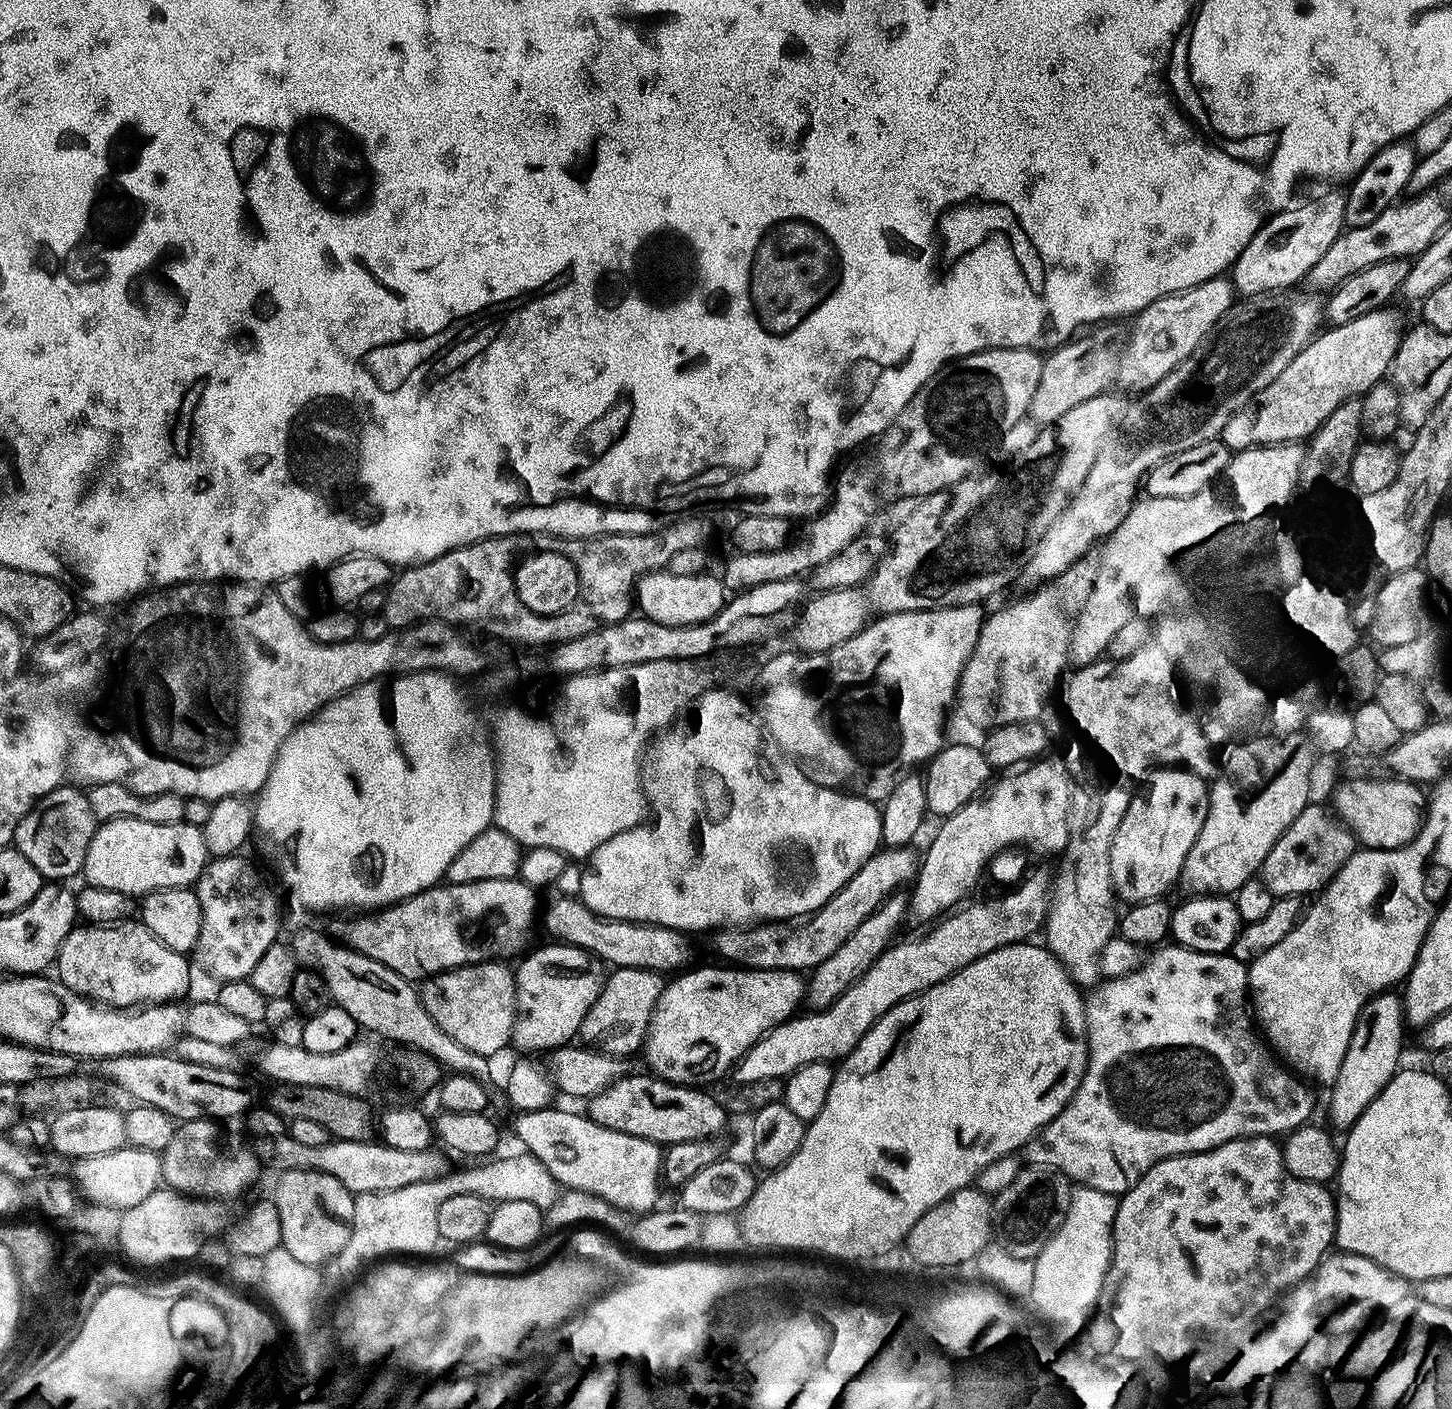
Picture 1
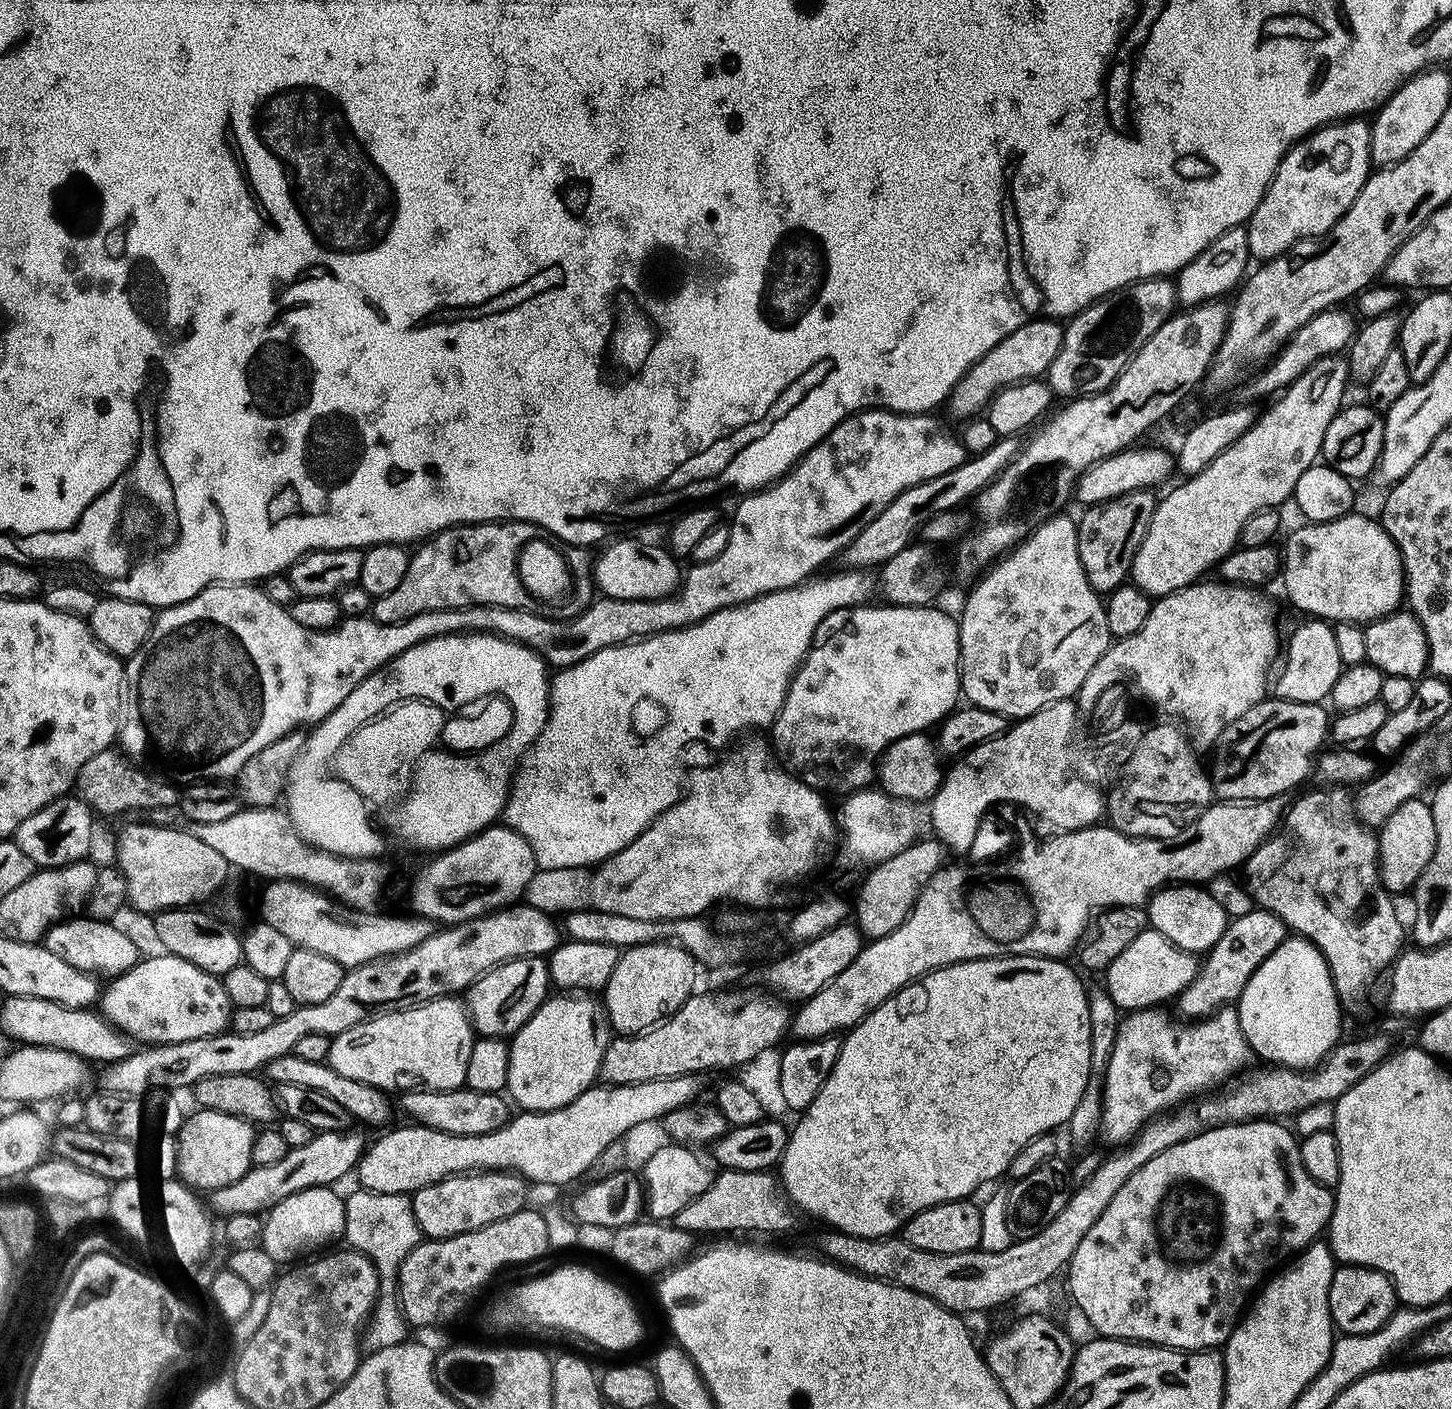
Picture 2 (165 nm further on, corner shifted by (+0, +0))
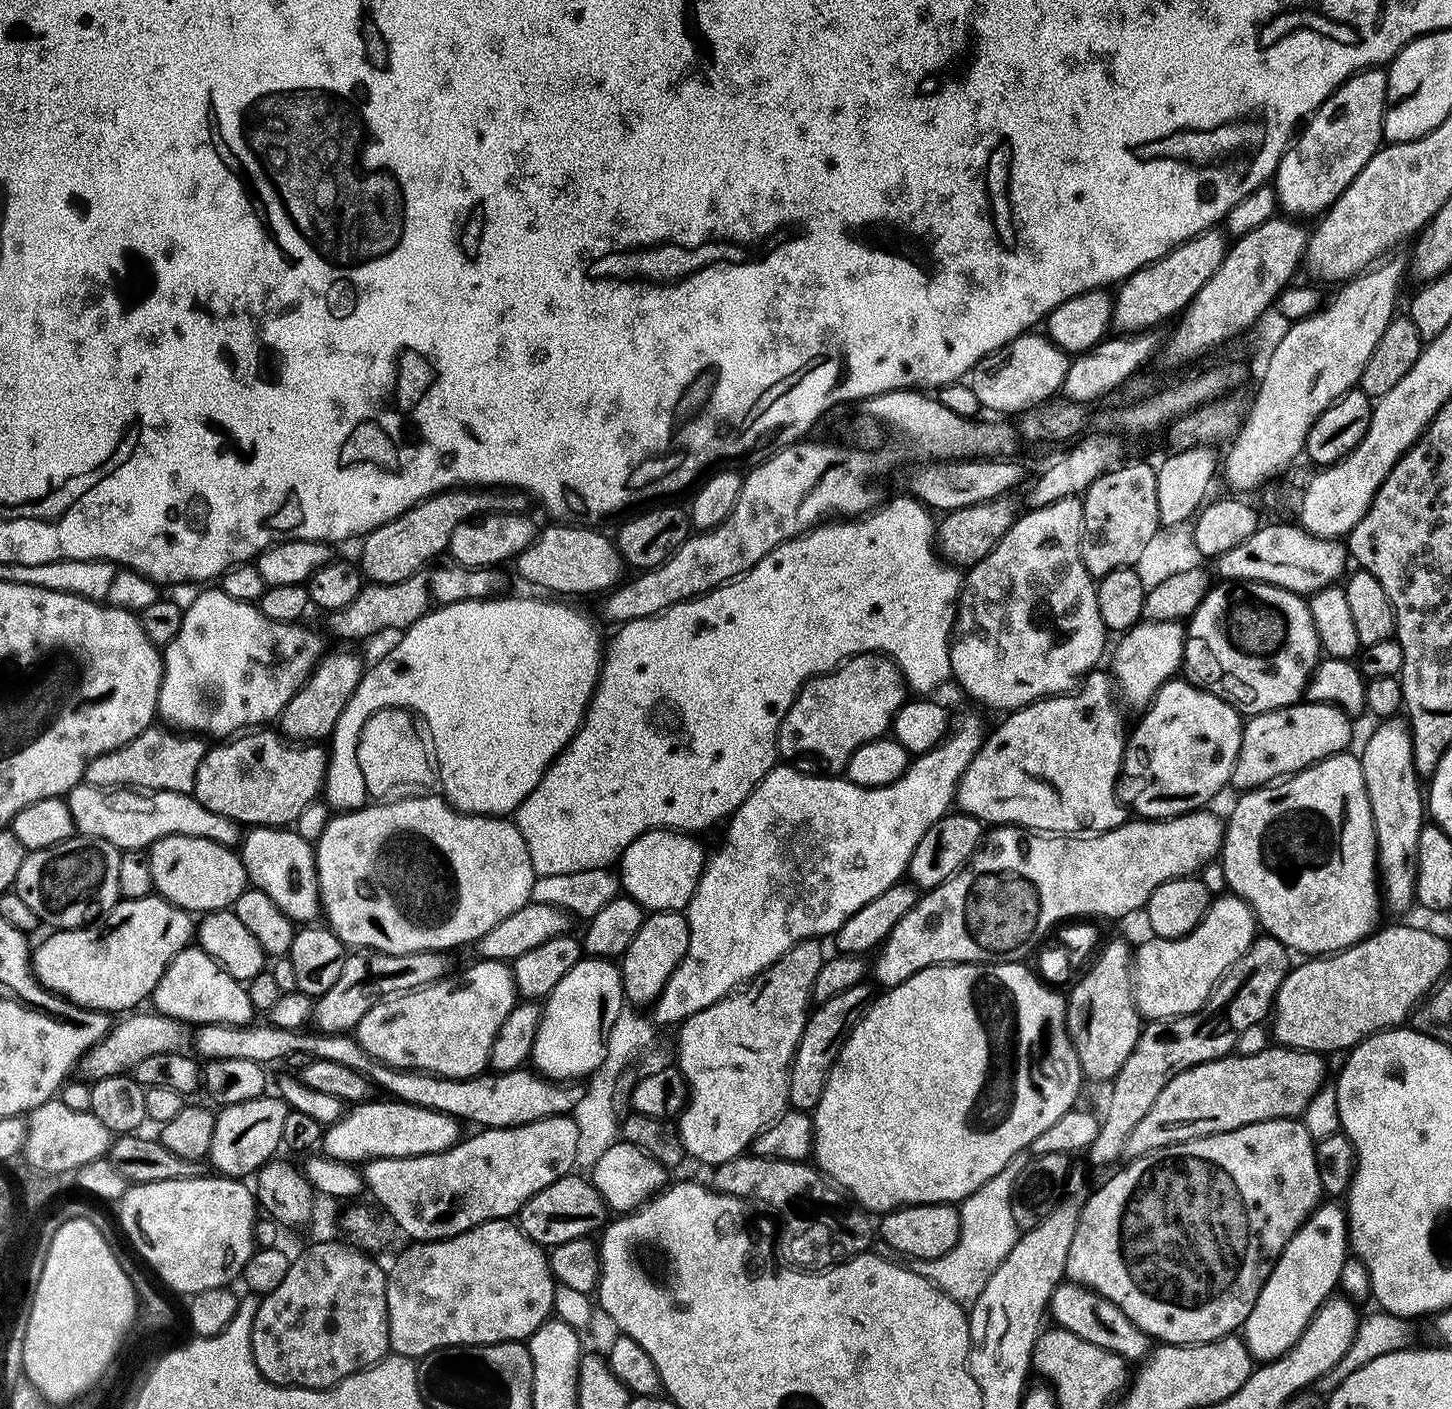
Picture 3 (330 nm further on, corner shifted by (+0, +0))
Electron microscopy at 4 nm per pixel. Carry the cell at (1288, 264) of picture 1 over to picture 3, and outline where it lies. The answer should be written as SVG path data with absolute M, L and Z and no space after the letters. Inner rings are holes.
M1373 66L1371 68L1365 68L1363 72L1356 72L1353 76L1348 77L1348 81L1337 88L1333 92L1330 98L1326 98L1326 102L1320 105L1316 109L1314 115L1303 125L1304 133L1297 135L1295 139L1289 143L1285 153L1280 158L1280 165L1276 168L1276 174L1274 177L1274 187L1276 189L1276 202L1281 209L1284 208L1289 217L1292 218L1304 218L1300 216L1313 216L1313 218L1319 217L1321 214L1328 211L1328 207L1335 202L1340 195L1346 190L1346 186L1350 186L1350 182L1354 182L1354 178L1358 174L1362 174L1362 166L1366 166L1366 162L1370 162L1370 158L1375 154L1380 147L1382 147L1382 141L1384 140L1384 110L1389 103L1388 98L1388 73L1383 67Z

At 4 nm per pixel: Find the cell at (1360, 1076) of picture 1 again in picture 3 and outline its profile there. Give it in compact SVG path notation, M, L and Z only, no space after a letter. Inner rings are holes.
M1345 750L1336 756L1319 760L1308 768L1297 772L1294 776L1273 782L1263 788L1253 788L1245 791L1236 800L1232 813L1226 816L1224 832L1224 847L1222 849L1222 863L1224 877L1228 883L1227 891L1234 896L1240 896L1252 907L1257 925L1267 935L1278 938L1278 942L1285 944L1293 953L1305 952L1308 958L1315 958L1325 954L1341 952L1344 948L1354 946L1359 940L1365 940L1376 931L1382 909L1382 888L1378 883L1378 861L1376 859L1376 831L1370 810L1370 798L1366 794L1366 782L1362 778L1362 766L1359 755Z

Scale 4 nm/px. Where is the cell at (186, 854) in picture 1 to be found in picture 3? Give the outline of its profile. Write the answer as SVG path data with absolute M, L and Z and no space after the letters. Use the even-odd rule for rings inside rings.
M163 836L146 852L155 895L189 914L231 909L250 881L239 855L229 845L193 836Z

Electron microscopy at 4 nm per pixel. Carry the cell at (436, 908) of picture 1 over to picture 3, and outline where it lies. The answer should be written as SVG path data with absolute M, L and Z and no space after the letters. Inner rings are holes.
M252 826L243 833L238 844L238 855L244 864L251 887L270 894L274 906L294 922L312 922L321 915L320 883L316 877L316 850L311 839L292 832L288 826Z

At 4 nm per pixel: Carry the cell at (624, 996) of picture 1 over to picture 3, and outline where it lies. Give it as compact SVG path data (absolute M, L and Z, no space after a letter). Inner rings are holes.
M683 911L653 912L645 915L638 934L630 942L619 961L621 982L624 984L624 998L629 1005L651 1005L655 1002L674 970L688 953L690 930L688 918Z

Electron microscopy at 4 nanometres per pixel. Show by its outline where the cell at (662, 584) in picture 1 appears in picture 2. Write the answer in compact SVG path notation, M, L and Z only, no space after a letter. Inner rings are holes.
M616 540L613 544L605 543L603 547L599 549L600 557L597 555L595 557L593 566L592 566L592 578L597 589L601 588L603 595L605 597L611 598L613 600L660 600L664 599L667 596L673 595L677 589L680 587L680 582L682 579L682 568L679 568L677 557L673 556L671 551L667 547L661 546L659 548L656 544L643 544L640 540Z

